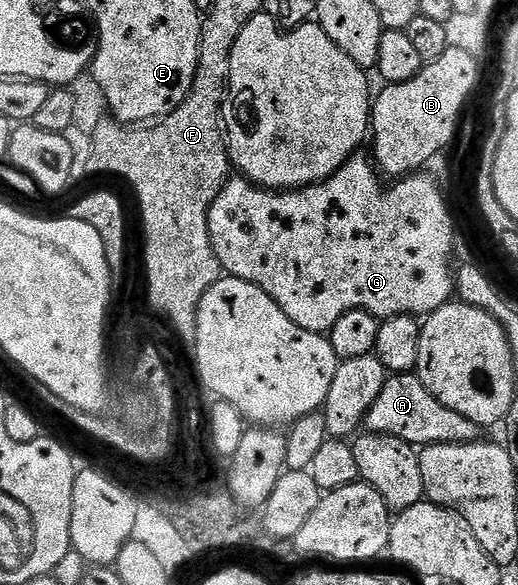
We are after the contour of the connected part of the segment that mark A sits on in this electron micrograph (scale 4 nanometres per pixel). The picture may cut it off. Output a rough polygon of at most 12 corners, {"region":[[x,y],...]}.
{"region":[[416,372],[386,376],[364,428],[414,447],[480,441]]}

